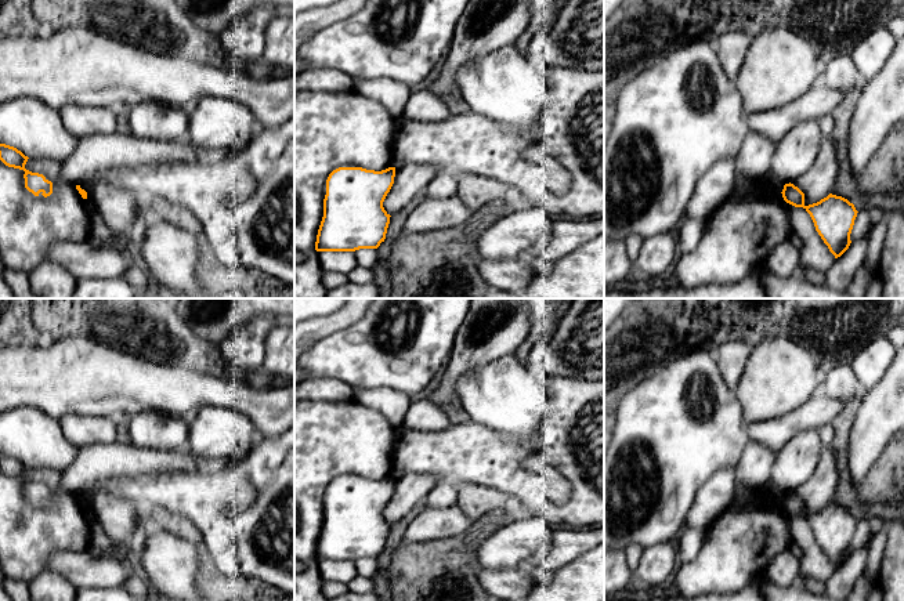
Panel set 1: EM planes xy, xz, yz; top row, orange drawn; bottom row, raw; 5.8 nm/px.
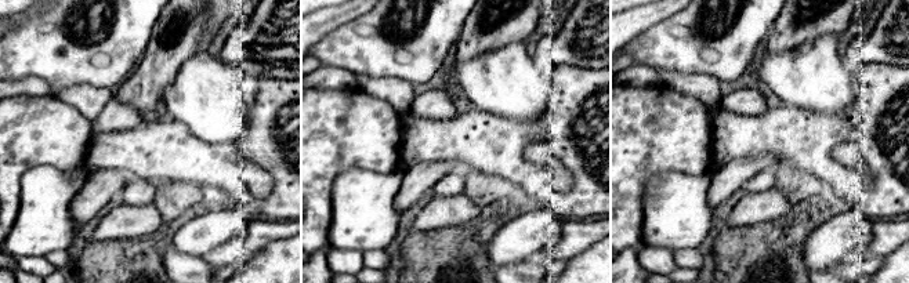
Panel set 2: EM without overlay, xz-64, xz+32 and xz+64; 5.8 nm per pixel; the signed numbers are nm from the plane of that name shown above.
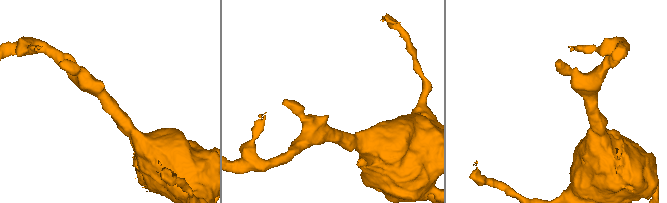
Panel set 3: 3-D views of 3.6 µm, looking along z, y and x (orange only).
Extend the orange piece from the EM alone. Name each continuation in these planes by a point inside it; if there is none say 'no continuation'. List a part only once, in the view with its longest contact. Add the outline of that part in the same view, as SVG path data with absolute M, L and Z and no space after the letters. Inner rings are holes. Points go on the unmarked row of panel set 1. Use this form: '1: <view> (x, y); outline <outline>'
no continuation

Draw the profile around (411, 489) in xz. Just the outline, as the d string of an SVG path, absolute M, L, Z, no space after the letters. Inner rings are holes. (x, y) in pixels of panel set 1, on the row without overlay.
M406 474L397 477L394 493L383 511L387 524L395 524L415 506L424 502L440 481L442 479L433 474Z

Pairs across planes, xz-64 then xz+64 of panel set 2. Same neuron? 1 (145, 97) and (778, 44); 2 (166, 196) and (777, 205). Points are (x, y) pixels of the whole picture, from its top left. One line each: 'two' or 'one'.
1: one
2: two

